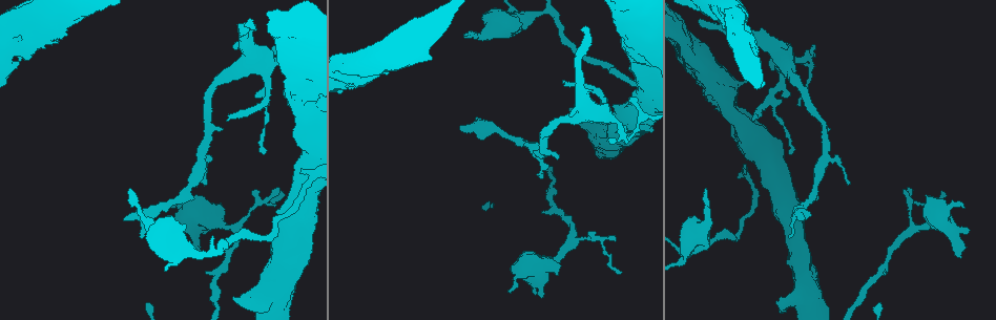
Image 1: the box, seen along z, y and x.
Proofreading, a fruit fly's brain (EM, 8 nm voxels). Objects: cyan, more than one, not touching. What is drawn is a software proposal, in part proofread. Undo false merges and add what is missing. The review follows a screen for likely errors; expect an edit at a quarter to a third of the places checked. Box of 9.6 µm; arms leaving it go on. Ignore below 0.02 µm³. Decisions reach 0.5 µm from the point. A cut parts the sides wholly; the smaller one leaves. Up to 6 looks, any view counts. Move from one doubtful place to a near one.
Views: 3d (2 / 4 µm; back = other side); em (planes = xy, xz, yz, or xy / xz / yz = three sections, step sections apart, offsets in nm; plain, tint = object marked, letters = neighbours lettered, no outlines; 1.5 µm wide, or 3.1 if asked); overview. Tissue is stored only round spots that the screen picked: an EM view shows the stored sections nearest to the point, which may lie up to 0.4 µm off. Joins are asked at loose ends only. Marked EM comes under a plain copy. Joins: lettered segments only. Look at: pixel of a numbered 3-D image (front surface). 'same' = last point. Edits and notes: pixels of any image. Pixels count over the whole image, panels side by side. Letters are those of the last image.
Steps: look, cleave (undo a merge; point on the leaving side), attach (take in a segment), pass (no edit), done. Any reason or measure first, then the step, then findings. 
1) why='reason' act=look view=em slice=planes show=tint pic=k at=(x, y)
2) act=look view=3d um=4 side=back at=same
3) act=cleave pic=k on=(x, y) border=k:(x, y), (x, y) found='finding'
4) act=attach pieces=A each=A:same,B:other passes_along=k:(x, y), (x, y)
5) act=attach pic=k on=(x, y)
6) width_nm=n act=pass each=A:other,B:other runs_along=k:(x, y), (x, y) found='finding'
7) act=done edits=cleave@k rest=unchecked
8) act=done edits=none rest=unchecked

act=look view=em slice=planes show=letters pic=1 at=(612, 237)

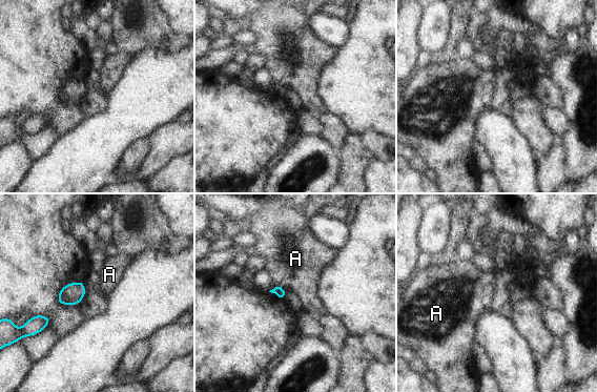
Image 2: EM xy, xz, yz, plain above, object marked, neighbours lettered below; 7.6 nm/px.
act=pass each=A:other border=2:(275, 286), (281, 286), (284, 289) found='no lettered segment goes on from it'

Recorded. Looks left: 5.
why='free end' act=look view=em slice=xz step=8 show=tint pic=1 at=(781, 297)

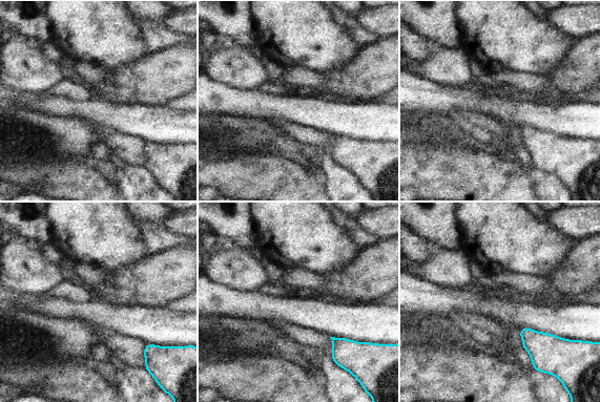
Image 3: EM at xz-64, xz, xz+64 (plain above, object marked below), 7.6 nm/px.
act=look view=em slice=planes show=letters at=same

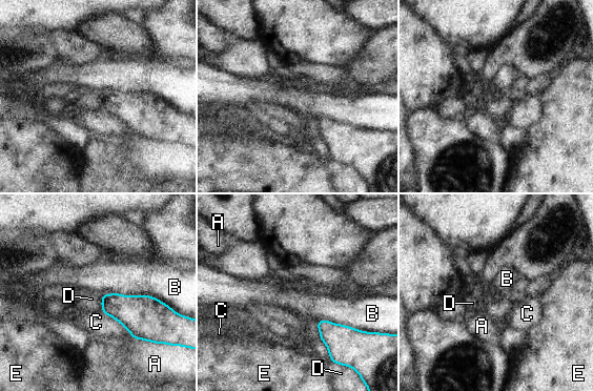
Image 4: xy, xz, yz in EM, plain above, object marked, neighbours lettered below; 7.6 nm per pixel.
act=pass each=A:other,B:other,C:other,D:other,E:other border=4:(100, 294), (150, 294), (167, 305) found='none of them fits'

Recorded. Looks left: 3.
act=look view=3d um=2 pic=1 at=(507, 292)

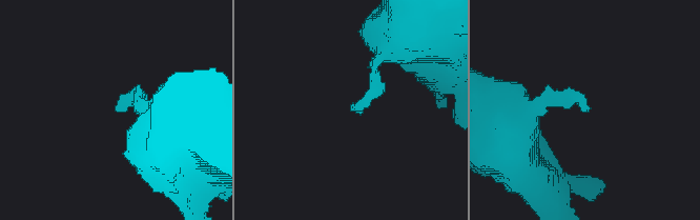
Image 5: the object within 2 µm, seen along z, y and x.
why='now the EM' act=look view=em slice=planes show=letters pic=5 at=(350, 110)

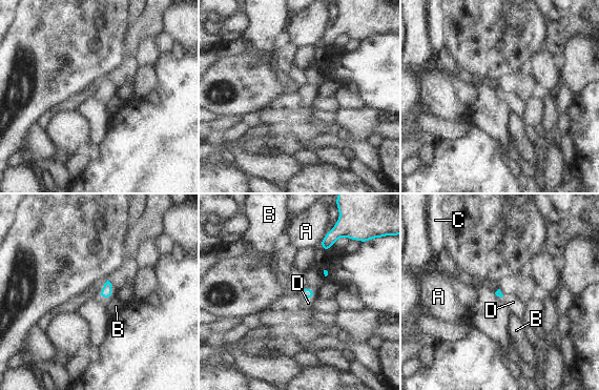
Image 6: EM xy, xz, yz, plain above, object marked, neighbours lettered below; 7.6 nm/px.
act=attach pieces=D each=A:other,B:other,C:other,D:same passes_along=6:(306, 292), (309, 298), (308, 303) found='the neuron continues'

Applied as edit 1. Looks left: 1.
act=done edits=attach@6 rest=unchecked

